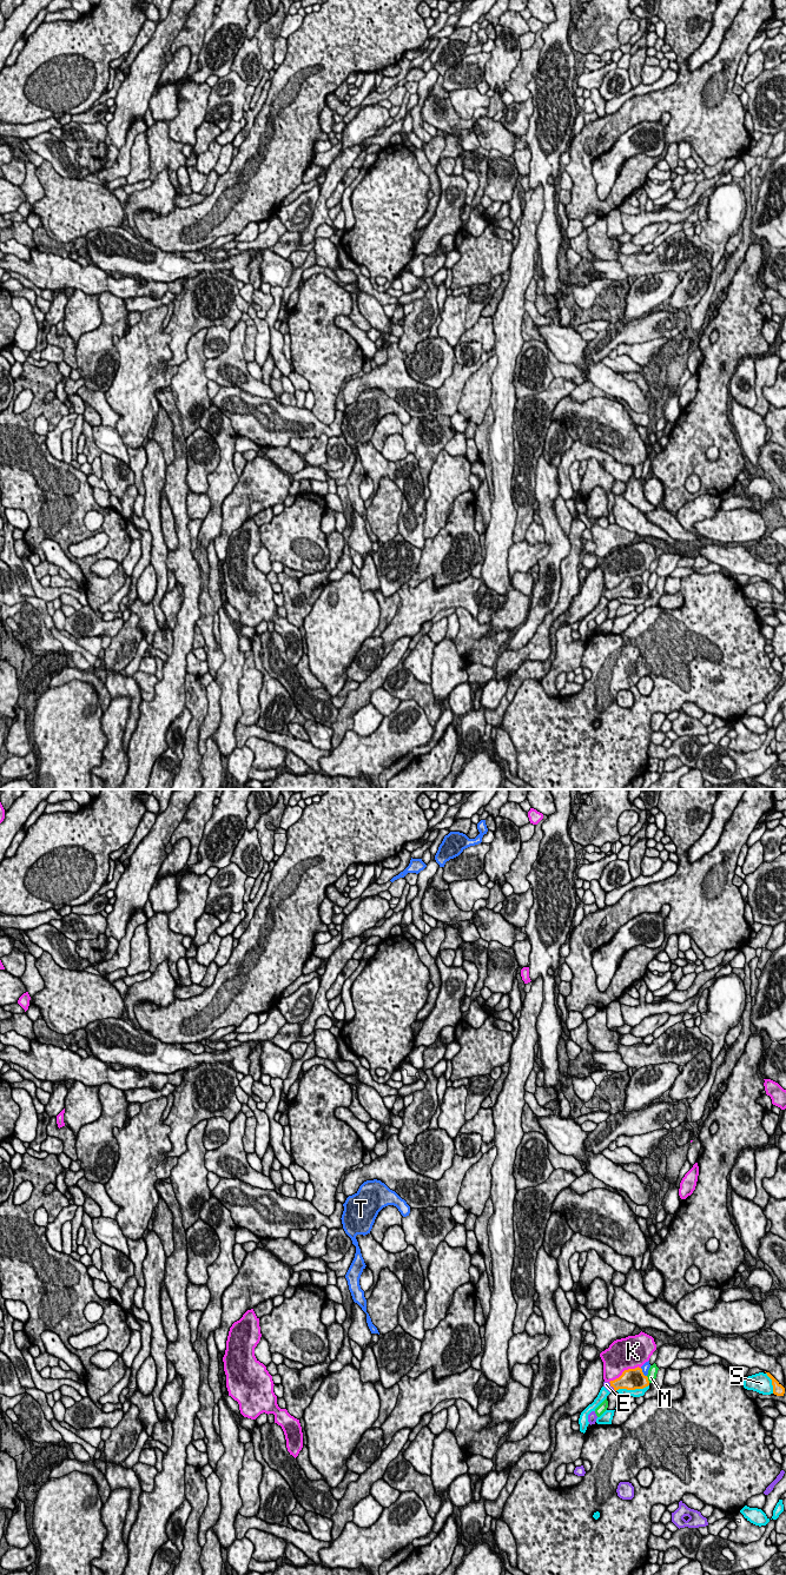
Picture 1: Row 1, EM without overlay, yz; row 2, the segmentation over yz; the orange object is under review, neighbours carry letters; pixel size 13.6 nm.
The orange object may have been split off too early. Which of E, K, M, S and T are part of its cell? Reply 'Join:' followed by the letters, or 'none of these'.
Join: E

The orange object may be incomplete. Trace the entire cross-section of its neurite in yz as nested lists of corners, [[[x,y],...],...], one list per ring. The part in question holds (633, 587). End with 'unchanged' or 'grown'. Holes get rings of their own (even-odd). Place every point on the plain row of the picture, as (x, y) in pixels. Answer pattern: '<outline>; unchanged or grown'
[[[641,576],[628,577],[622,583],[610,590],[603,590],[603,595],[609,600],[616,600],[619,597],[635,598],[643,597],[649,594],[648,585],[643,583]]]; grown

